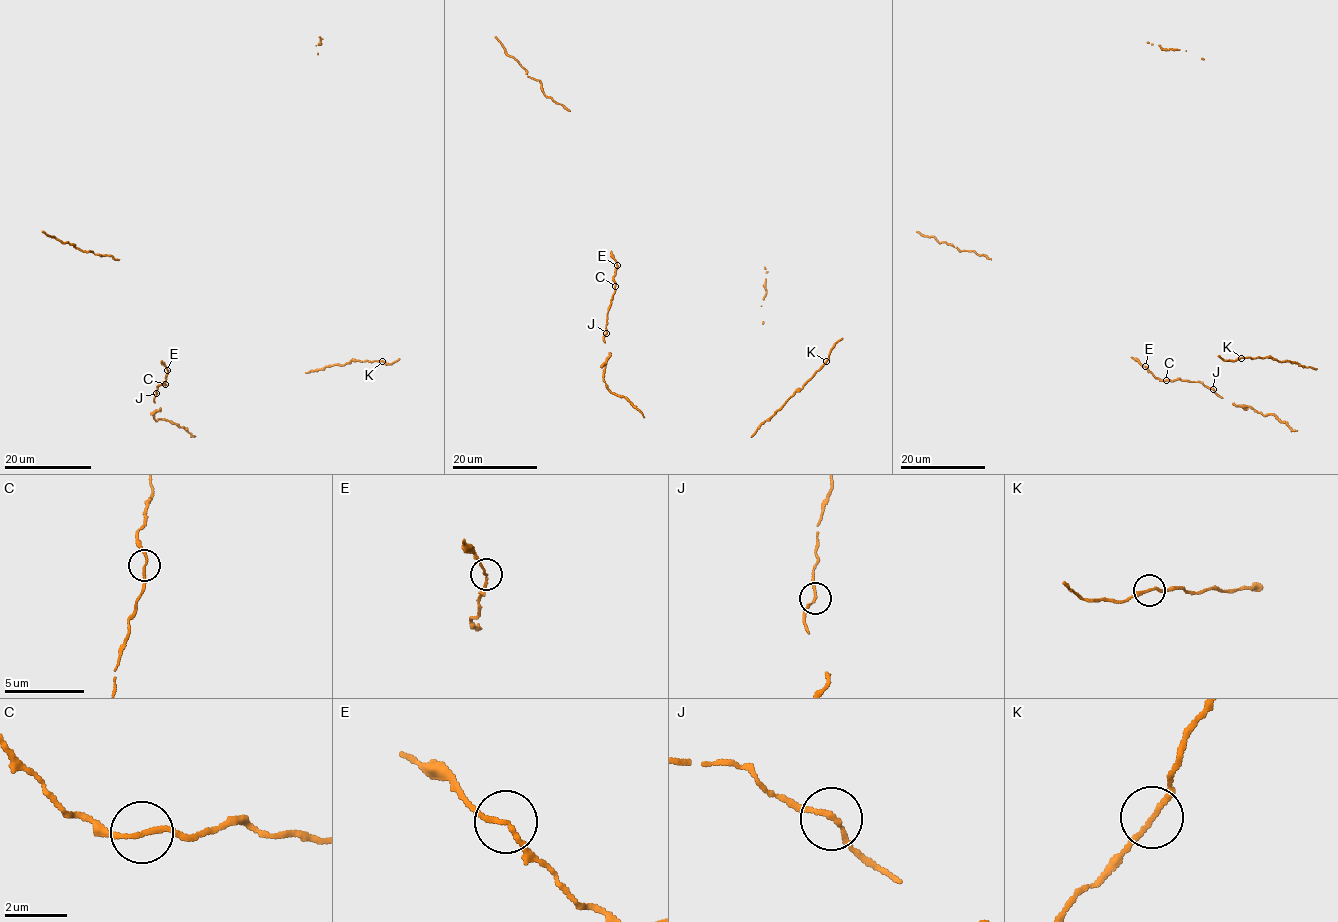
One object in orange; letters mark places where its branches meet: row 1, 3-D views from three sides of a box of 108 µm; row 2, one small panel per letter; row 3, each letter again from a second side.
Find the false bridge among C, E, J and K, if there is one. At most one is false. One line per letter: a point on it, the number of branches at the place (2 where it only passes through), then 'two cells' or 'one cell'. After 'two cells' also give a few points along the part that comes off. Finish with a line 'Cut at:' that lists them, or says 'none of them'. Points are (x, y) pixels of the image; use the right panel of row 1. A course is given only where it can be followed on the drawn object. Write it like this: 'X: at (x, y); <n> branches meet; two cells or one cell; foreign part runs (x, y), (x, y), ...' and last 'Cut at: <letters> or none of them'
C: at (1166, 380); 2 branches meet; one cell
E: at (1145, 366); 2 branches meet; one cell
J: at (1213, 389); 2 branches meet; one cell
K: at (1241, 358); 2 branches meet; one cell
Cut at: none of them

